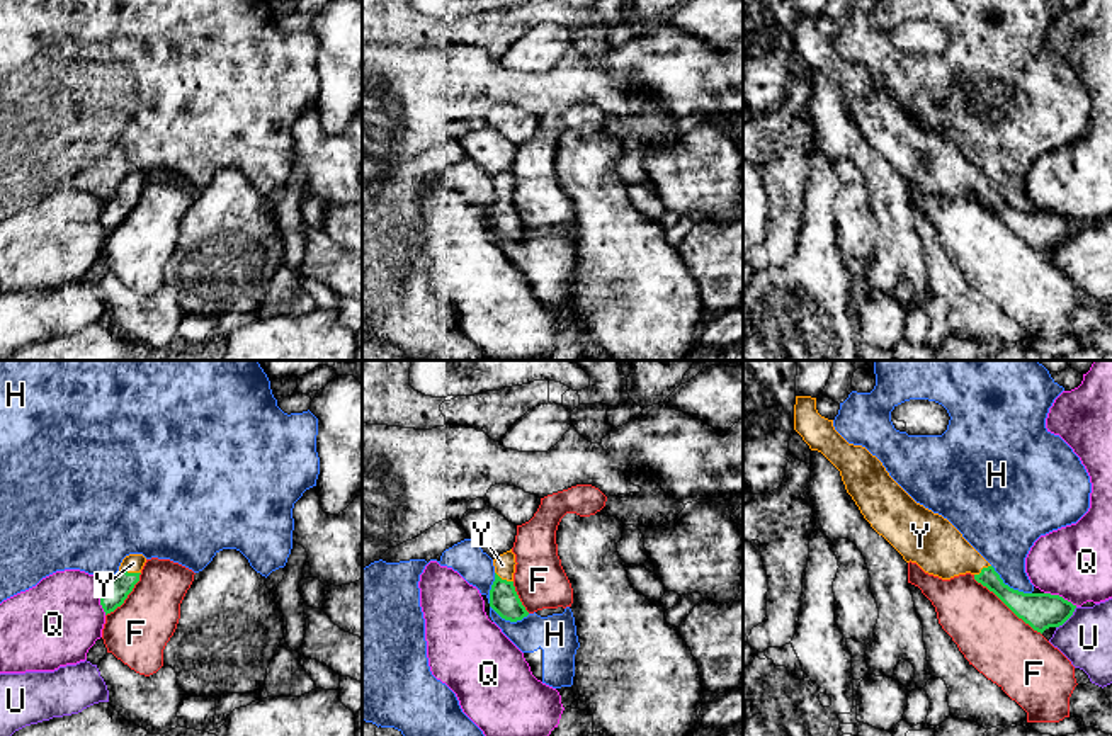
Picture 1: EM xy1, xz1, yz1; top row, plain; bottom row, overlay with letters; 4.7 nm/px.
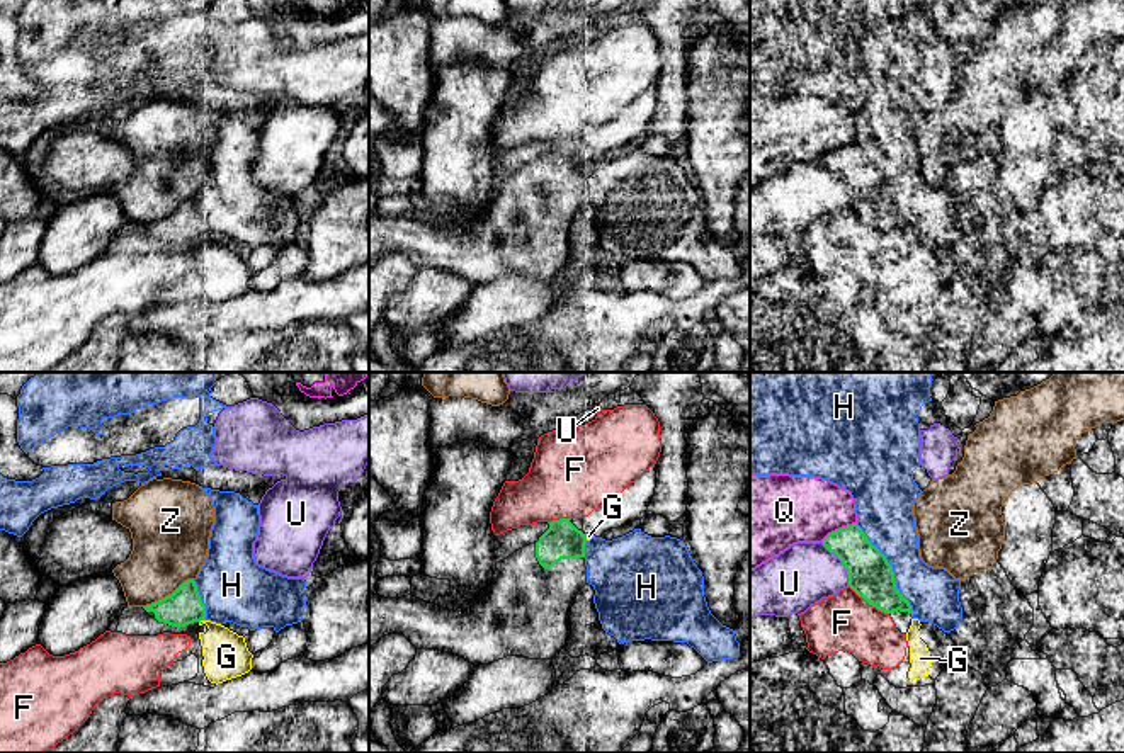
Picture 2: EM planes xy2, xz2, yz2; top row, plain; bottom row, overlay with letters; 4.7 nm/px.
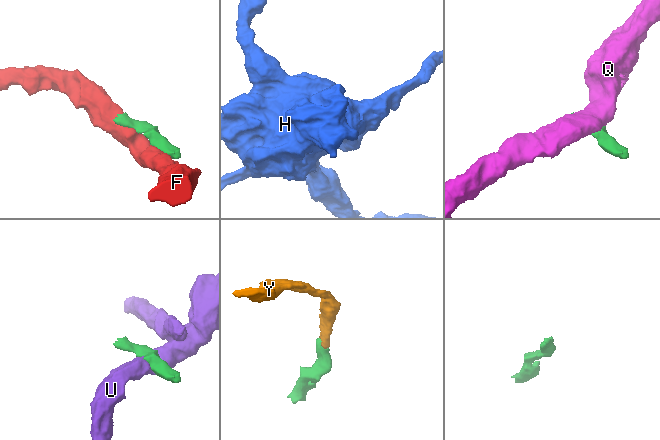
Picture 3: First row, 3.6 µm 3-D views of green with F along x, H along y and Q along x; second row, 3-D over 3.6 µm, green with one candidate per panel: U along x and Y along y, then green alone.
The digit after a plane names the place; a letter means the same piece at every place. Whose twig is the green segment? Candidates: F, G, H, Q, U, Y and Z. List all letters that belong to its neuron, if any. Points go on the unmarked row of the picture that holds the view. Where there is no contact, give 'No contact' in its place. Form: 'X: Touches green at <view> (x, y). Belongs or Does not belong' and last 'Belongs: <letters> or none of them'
F: Touches green at yz1 (1007, 225). Does not belong
G: Touches green at xy2 (201, 238). Does not belong
H: Touches green at yz2 (891, 189). Does not belong
Q: Touches green at yz2 (839, 148). Does not belong
U: Touches green at yz2 (842, 182). Does not belong
Y: Touches green at xy1 (130, 192). Belongs
Z: Touches green at xy2 (169, 215). Does not belong
Belongs: Y

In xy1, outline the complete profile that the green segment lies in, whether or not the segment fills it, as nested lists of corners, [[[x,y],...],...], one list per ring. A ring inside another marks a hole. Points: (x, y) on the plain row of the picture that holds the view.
[[[129,173],[122,178],[116,195],[104,206],[100,224],[107,233],[124,223],[134,204],[139,201],[141,189],[146,182],[143,173]]]

